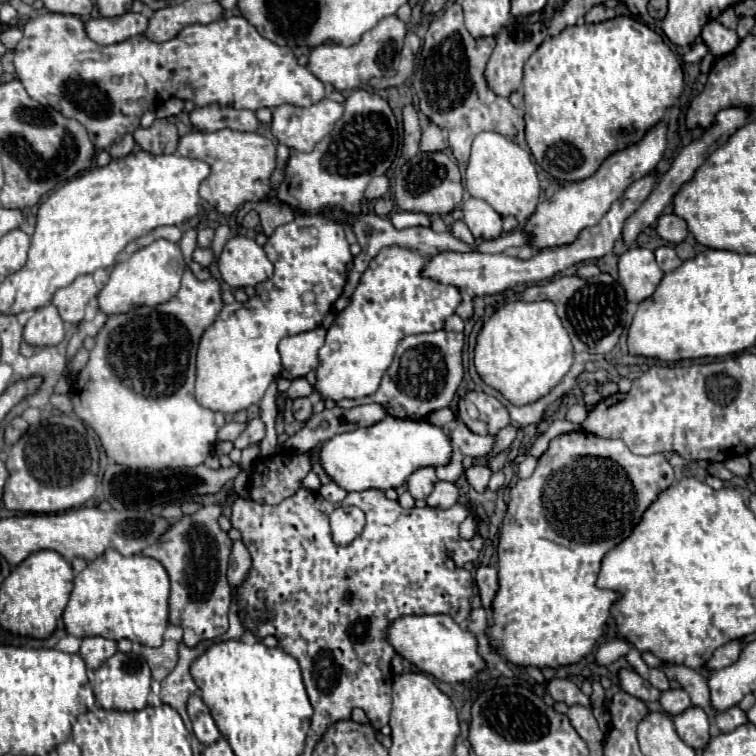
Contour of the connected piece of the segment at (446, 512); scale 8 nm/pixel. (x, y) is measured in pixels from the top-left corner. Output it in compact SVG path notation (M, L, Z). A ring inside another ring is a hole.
M300 489L296 495L292 495L290 499L284 499L280 505L260 505L260 503L254 503L254 501L248 501L248 499L242 499L238 497L232 505L232 527L236 527L240 533L242 533L242 541L244 545L248 547L250 555L252 555L252 569L250 569L250 575L246 579L246 583L240 587L240 615L242 617L242 623L248 631L252 631L256 637L264 639L268 635L274 635L278 639L278 647L286 653L290 653L298 663L300 663L300 669L302 669L302 677L304 677L304 685L306 685L306 691L308 691L308 697L310 697L310 703L314 707L314 717L312 717L312 733L316 737L322 737L322 733L336 721L340 719L350 719L350 713L354 707L360 707L366 717L370 719L372 727L376 729L382 729L386 723L388 723L388 717L390 717L390 707L392 707L392 667L390 667L390 661L394 657L394 649L386 643L386 629L390 627L392 621L396 621L398 617L402 615L450 615L456 623L462 623L464 619L468 619L472 607L470 607L470 597L472 597L472 575L468 571L462 569L464 563L468 561L476 561L478 555L480 555L480 549L482 549L482 537L476 533L472 539L462 539L460 533L458 533L458 527L460 523L470 515L470 509L462 503L456 503L452 505L450 509L434 509L434 507L412 507L412 509L402 509L396 501L390 501L384 497L382 491L378 489L368 489L368 491L360 491L360 493L348 493L348 497L340 503L328 503L326 499L322 499L320 495L314 495L312 491L308 489ZM340 505L356 505L364 511L366 515L366 525L364 525L364 531L360 533L360 537L356 537L352 543L344 545L344 547L336 547L336 543L332 541L332 533L330 529L330 523L328 515L340 507ZM446 559L454 559L456 563L456 571L450 571L446 569L444 561ZM292 593L298 593L298 597L306 597L306 601L302 601L302 605L298 605L298 613L290 613L290 595Z

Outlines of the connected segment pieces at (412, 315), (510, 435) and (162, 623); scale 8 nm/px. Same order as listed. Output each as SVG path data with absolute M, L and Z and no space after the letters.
M386 247L362 273L350 303L336 315L318 351L316 391L322 399L360 399L372 395L384 371L390 367L398 343L406 335L438 331L446 317L460 305L460 293L452 285L424 279L420 269L428 257L402 247Z
M512 425L504 427L504 429L502 429L502 431L496 435L496 439L498 439L498 445L496 445L496 449L494 449L490 455L498 455L500 451L508 449L508 447L512 445L512 441L516 439L516 433L518 433L518 429L516 429L516 427L512 427Z
M106 549L104 555L88 563L86 569L74 577L74 589L64 609L62 621L68 635L80 637L80 639L100 635L104 639L114 639L114 641L130 639L134 643L142 643L148 647L160 647L162 633L168 627L168 603L166 603L168 591L170 591L168 573L164 571L160 563L156 563L156 559L150 559L144 555L124 557L116 549Z

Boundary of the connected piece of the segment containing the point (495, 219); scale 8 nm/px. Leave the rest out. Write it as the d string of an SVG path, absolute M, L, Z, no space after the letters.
M470 197L464 207L464 223L478 241L496 239L502 233L502 217L482 199Z

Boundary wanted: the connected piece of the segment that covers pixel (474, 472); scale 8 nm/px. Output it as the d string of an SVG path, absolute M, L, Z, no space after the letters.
M478 463L478 465L472 465L470 469L466 469L468 483L470 483L478 493L484 493L484 491L486 491L490 475L492 475L492 473L490 473L490 469L488 469L484 463Z

